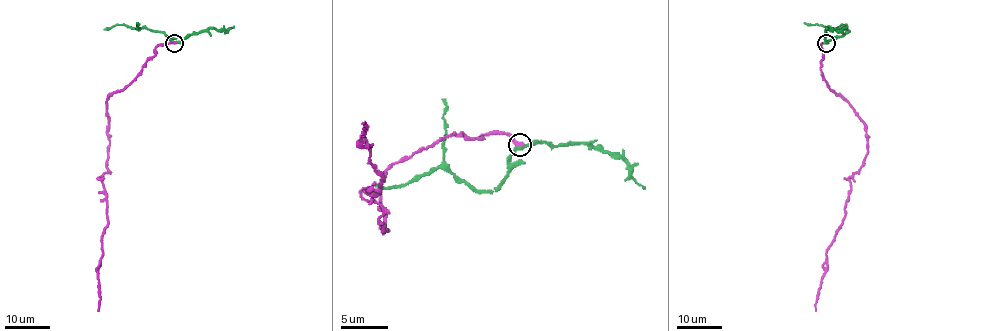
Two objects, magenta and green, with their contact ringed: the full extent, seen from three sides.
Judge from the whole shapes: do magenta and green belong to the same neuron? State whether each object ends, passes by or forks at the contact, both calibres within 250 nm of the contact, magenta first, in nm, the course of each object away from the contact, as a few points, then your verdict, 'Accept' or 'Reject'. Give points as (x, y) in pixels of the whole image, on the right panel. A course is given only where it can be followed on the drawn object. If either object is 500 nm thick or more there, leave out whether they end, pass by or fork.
At the ring magenta ends. At the ring green passes by. Thickness 340 nm (magenta) against 340 nm. Course of magenta: (826, 42), (821, 75), (864, 123), (867, 155), (848, 178), (850, 193), (827, 250), (815, 311). Course of green: (827, 42), (848, 31), (837, 28), (845, 24), (845, 29). Accept

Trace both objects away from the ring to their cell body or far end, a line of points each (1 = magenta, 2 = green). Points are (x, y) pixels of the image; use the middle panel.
1: (520, 144), (446, 134), (392, 165), (383, 230), (369, 190), (383, 179), (362, 123)
2: (520, 146), (509, 160), (509, 174), (492, 190), (469, 188), (441, 167), (406, 183), (385, 188), (373, 183)

